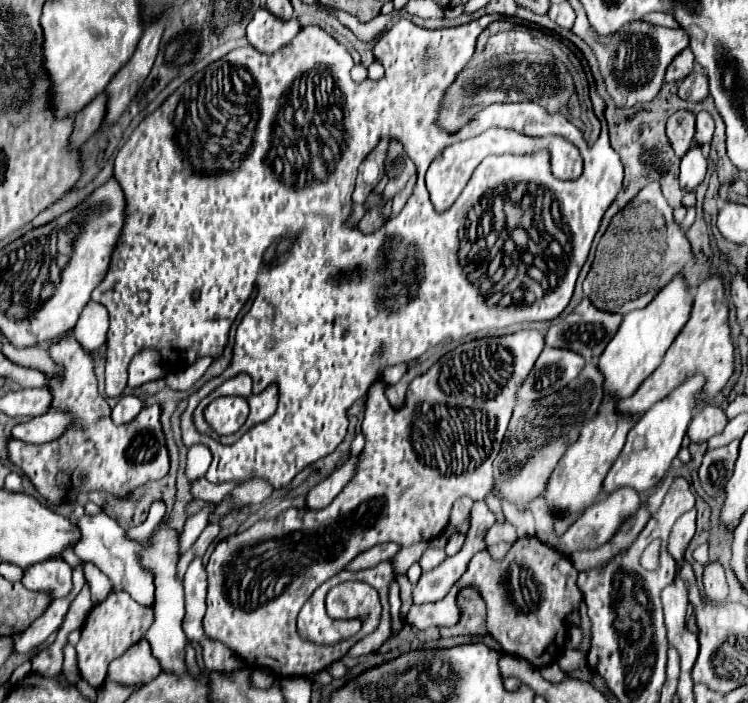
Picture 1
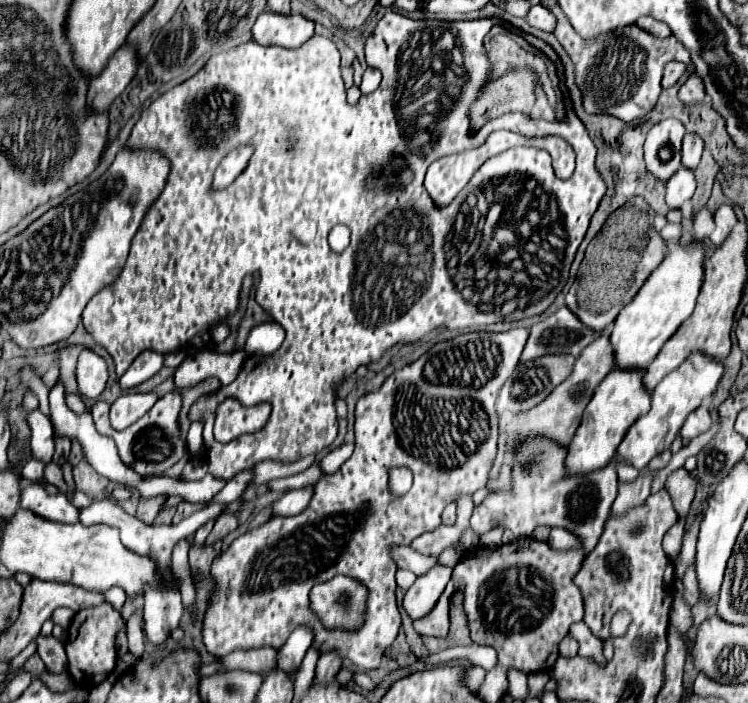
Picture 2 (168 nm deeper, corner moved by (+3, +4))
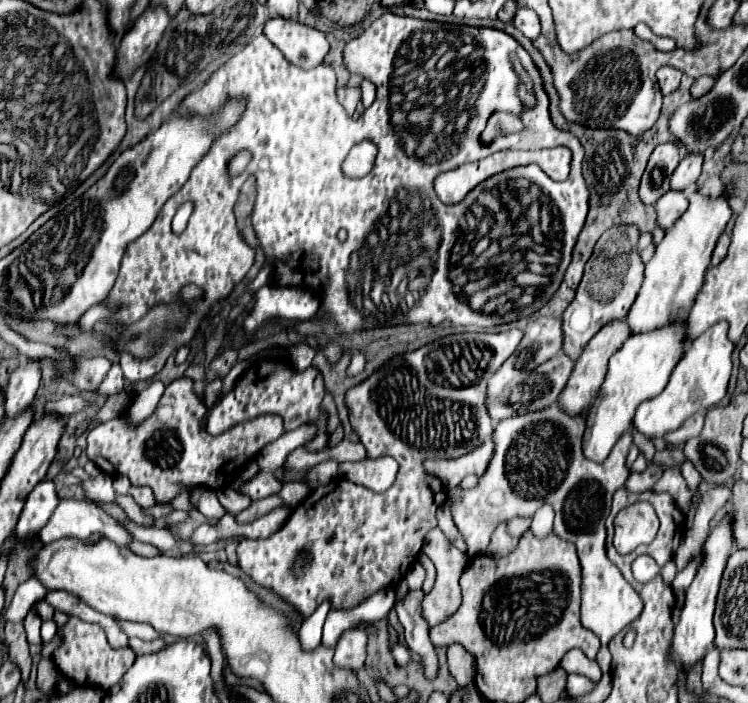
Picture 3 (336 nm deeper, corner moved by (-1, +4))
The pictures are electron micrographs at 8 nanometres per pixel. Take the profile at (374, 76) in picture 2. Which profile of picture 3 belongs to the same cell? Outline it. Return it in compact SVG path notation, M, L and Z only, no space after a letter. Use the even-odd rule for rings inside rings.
M364 79L362 85L360 85L360 89L362 89L362 105L364 107L370 107L372 101L374 101L374 97L376 97L376 87L370 81Z

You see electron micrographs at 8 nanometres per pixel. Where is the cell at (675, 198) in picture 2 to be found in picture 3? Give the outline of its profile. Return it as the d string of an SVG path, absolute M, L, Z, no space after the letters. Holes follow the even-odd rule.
M668 191L656 201L656 225L664 231L674 225L674 221L686 211L688 199L684 191Z

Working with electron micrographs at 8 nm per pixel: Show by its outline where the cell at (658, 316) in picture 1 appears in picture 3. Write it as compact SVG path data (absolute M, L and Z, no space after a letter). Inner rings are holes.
M698 189L688 191L688 203L690 205L684 215L674 223L674 227L666 231L662 243L654 251L654 257L646 263L642 287L626 317L632 333L658 329L670 323L678 313L688 313L698 295L698 289L704 283L704 273L710 265L710 255L716 247L718 237L724 233L732 217L732 209L728 205L726 195L712 199L702 195Z

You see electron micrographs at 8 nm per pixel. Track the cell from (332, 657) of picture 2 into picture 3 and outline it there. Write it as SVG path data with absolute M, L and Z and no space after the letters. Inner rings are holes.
M364 629L346 631L336 645L334 663L338 667L346 667L354 671L362 669L366 661L366 643L368 643L368 633Z

